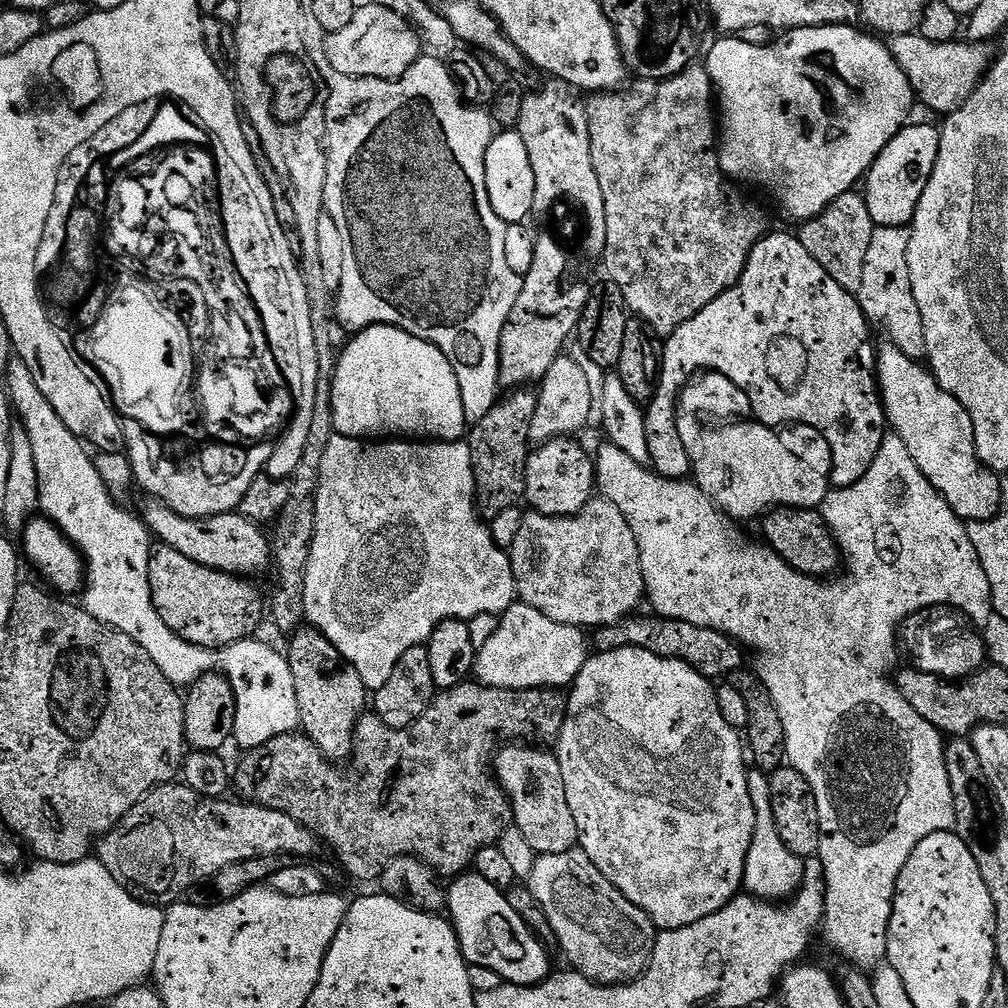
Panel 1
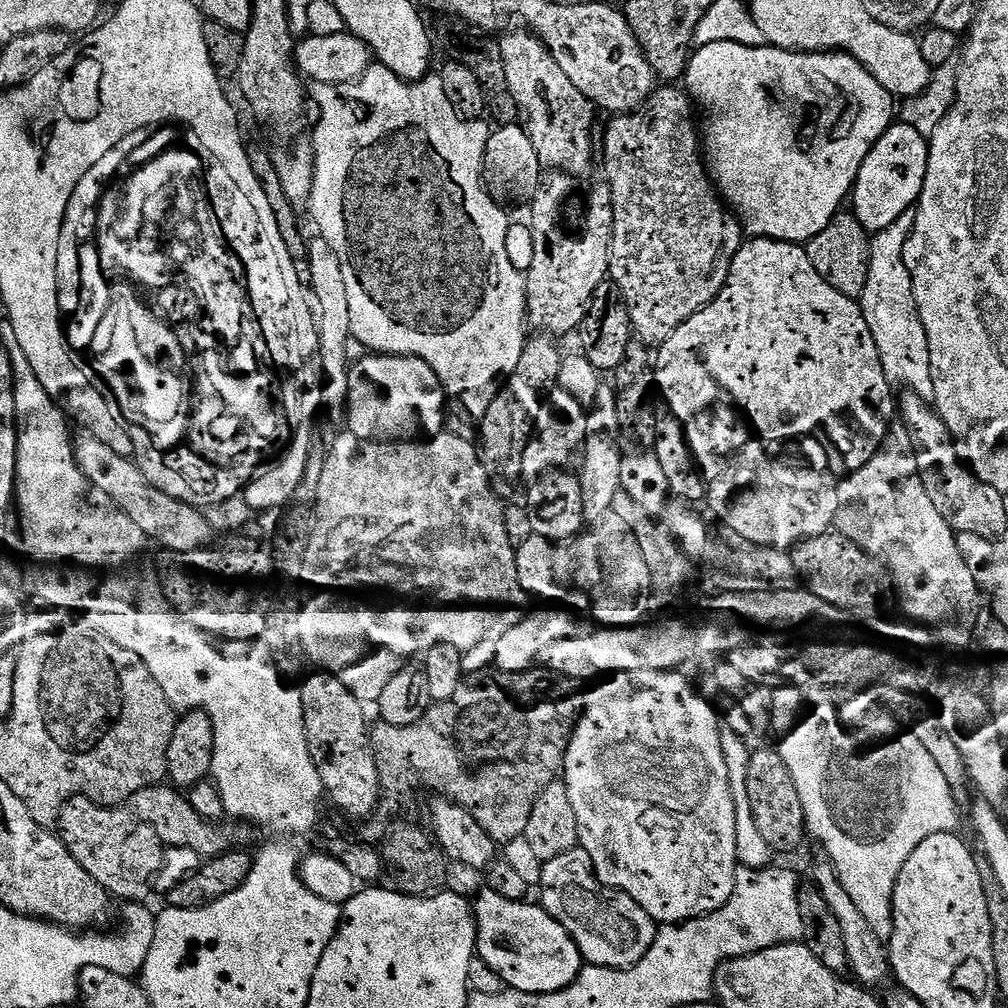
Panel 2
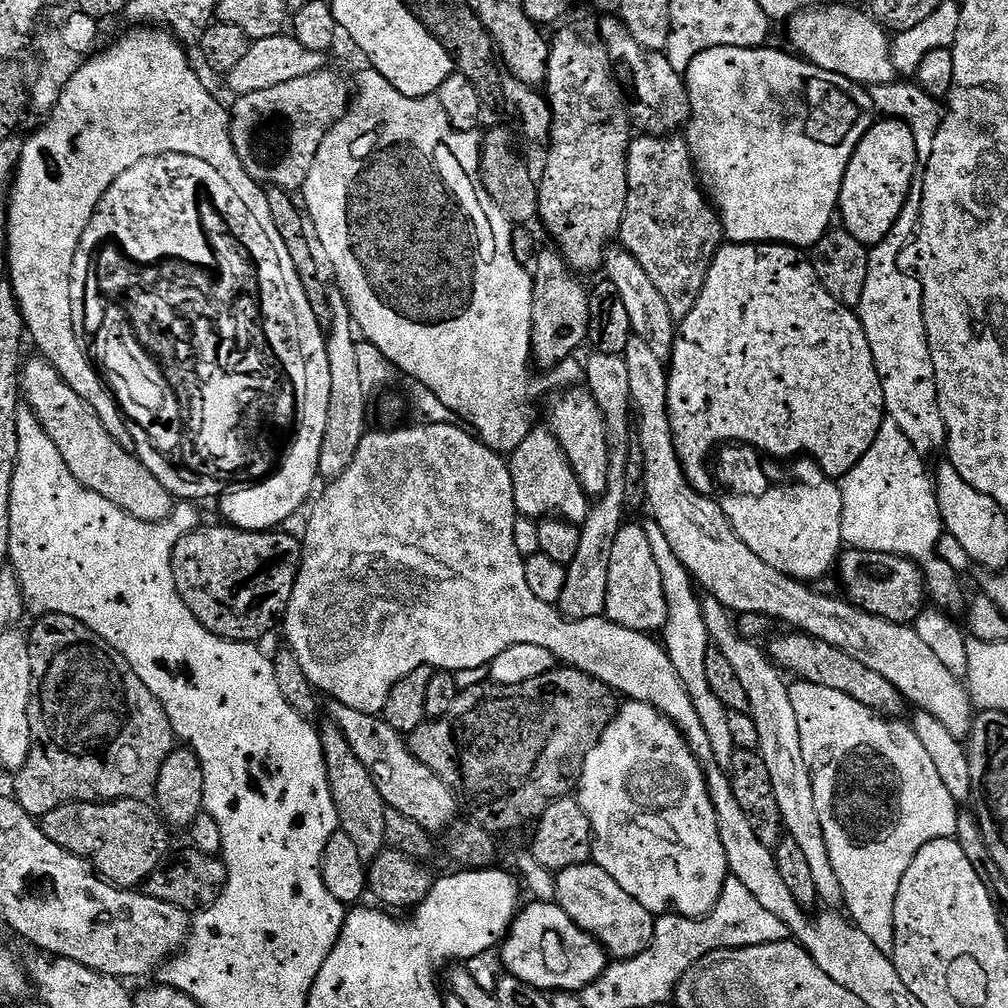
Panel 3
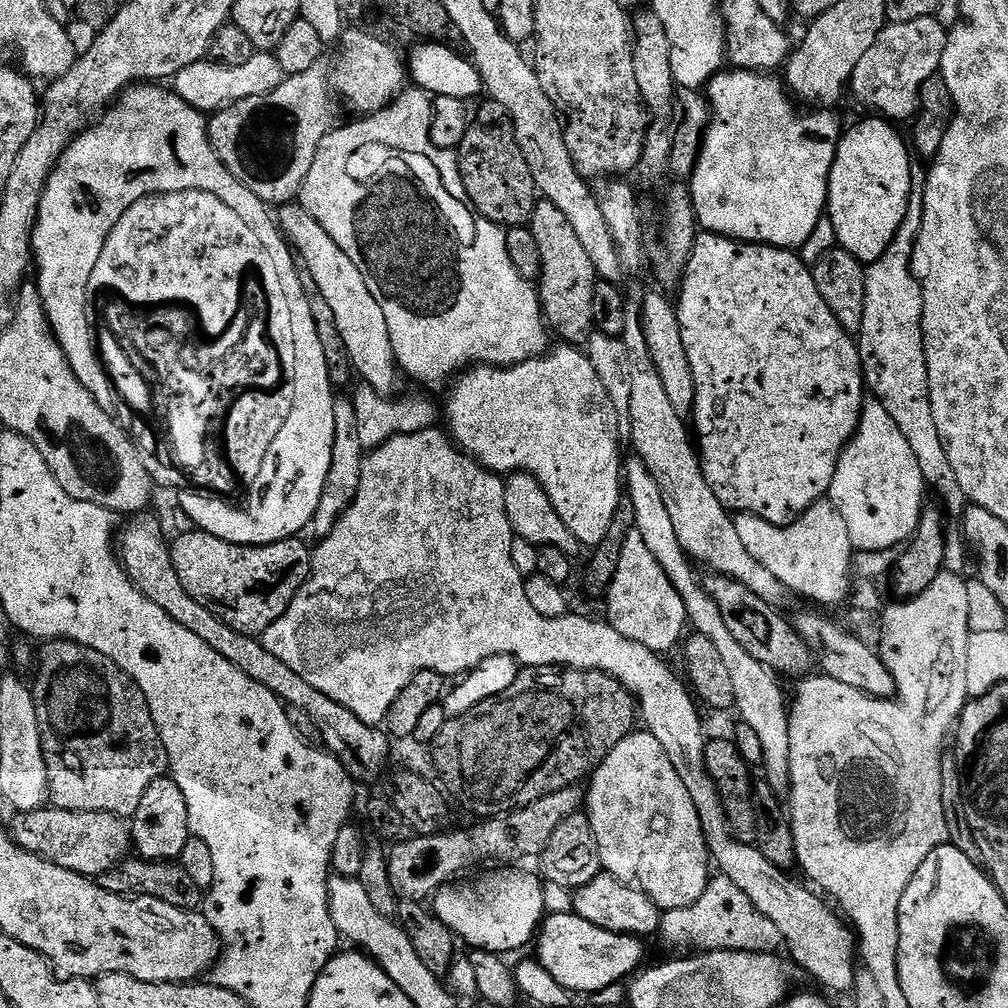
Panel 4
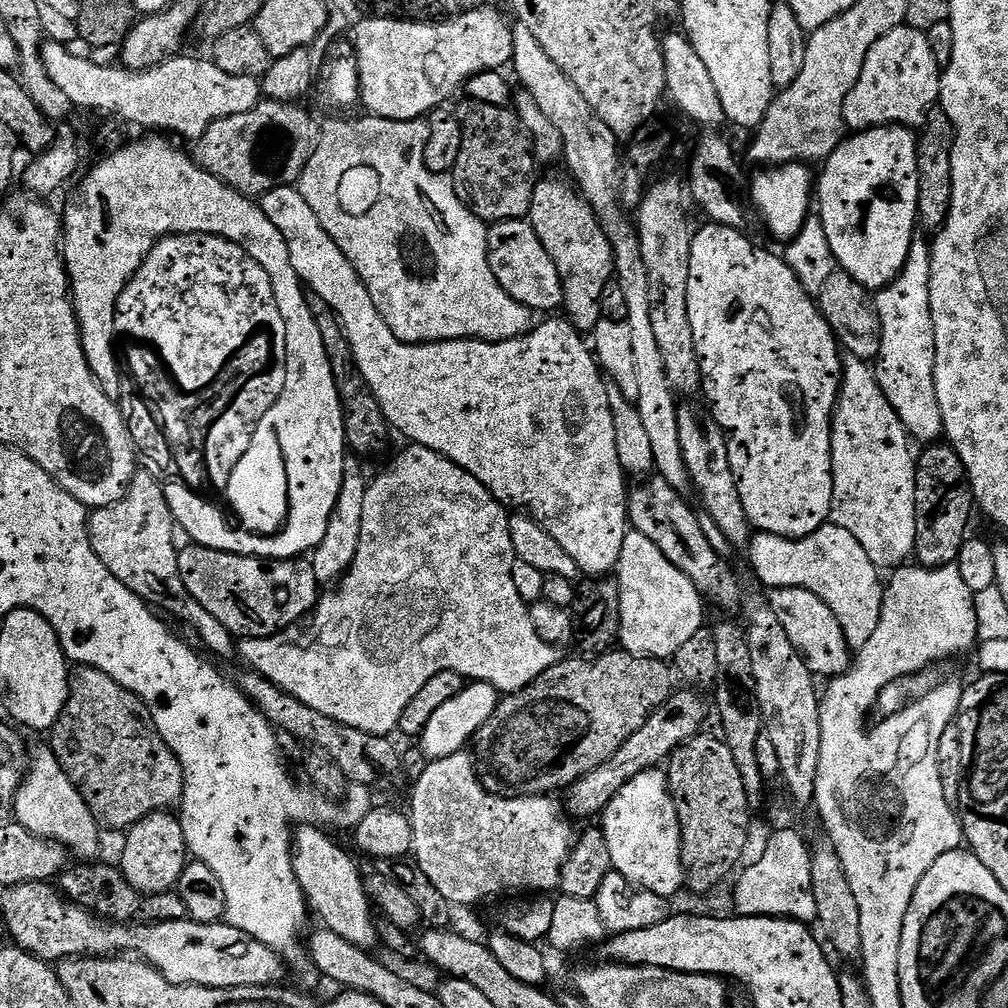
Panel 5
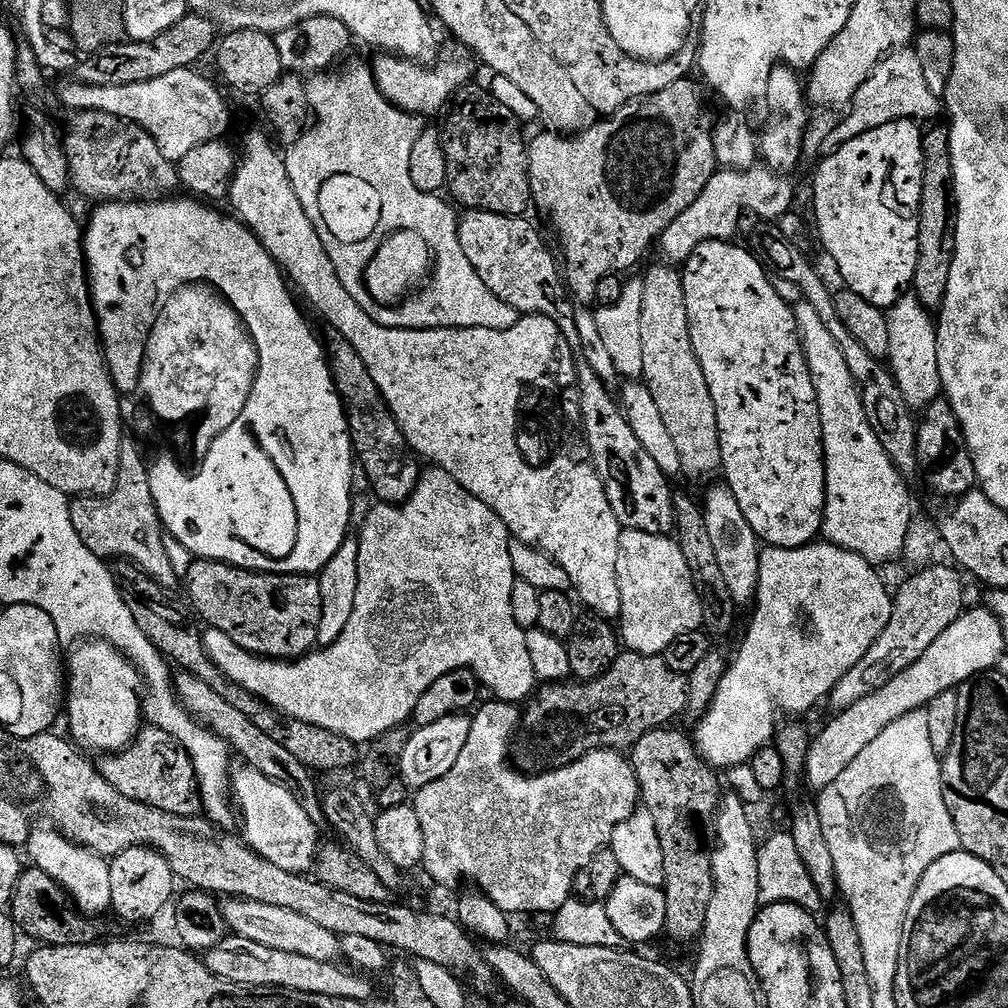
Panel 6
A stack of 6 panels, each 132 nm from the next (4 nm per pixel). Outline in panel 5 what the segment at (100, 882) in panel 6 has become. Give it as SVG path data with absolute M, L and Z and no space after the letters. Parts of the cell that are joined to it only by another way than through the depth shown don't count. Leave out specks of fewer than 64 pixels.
M51 747L32 748L30 752L30 771L24 775L24 781L16 791L15 823L21 824L30 834L42 837L43 840L54 840L64 845L73 857L84 862L97 859L100 852L101 825L90 806L82 798L80 789L62 770Z

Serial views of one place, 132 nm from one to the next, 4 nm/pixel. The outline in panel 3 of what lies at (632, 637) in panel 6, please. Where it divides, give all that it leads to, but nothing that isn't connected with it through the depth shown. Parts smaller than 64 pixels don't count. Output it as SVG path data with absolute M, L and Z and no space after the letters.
M625 523L618 530L610 558L606 616L618 626L649 634L659 633L668 617L668 596L662 590L662 574L658 574L658 562L654 562L654 550L650 550L650 538L646 538L639 523Z

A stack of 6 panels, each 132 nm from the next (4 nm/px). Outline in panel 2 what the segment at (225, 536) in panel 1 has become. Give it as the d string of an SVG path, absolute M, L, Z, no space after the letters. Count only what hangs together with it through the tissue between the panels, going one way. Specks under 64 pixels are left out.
M80 434L80 437L77 435L74 445L77 466L89 482L108 494L126 516L146 534L146 538L153 545L161 544L161 549L169 552L189 552L195 548L205 547L213 539L214 531L203 511L155 489L143 476L134 459L114 454L110 446L87 434Z

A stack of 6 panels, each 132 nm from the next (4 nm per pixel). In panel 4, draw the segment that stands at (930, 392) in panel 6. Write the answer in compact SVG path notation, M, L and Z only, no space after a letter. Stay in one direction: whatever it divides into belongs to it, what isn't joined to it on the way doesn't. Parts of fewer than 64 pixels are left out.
M916 186L908 199L906 218L896 232L894 242L880 260L867 265L864 273L866 306L858 333L858 347L867 391L882 402L898 430L906 434L906 442L910 442L910 450L914 450L918 466L922 466L925 485L940 495L947 519L960 522L966 511L966 497L962 486L958 486L944 440L934 422L924 349L924 291L920 288L920 281L912 275L912 255L922 230L923 213L924 189Z

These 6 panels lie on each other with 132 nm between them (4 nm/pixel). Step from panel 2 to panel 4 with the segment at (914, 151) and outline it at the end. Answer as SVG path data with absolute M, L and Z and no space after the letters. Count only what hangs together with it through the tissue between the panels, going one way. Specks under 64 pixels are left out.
M883 118L864 120L852 129L845 131L836 148L836 157L828 175L827 219L832 219L832 228L836 231L836 240L843 251L849 252L855 260L867 266L876 263L894 242L896 232L902 226L908 209L908 199L914 187L912 181L913 153L907 139L900 137L895 123Z

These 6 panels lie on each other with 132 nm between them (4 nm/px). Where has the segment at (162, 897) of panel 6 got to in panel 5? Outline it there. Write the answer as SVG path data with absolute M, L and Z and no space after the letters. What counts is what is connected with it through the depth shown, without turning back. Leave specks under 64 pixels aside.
M171 811L152 812L137 824L127 829L124 840L124 853L120 856L118 867L124 873L126 882L134 890L145 896L173 891L182 878L182 870L190 862L184 831L179 819Z

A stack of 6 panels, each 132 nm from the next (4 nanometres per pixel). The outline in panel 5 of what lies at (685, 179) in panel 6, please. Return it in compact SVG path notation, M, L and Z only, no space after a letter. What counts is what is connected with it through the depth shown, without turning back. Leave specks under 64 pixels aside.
M537 179L527 219L534 234L538 234L538 242L546 246L546 254L554 258L554 266L558 266L564 282L563 315L579 332L591 334L602 319L602 290L606 290L614 276L612 247L588 201L565 180Z

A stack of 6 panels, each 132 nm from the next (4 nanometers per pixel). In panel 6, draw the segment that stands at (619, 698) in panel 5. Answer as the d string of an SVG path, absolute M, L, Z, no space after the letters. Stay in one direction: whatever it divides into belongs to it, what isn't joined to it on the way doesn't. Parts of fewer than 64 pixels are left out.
M624 650L614 666L596 680L552 682L541 687L527 701L528 709L523 709L522 727L510 756L523 773L556 771L591 751L631 749L646 733L671 725L675 716L683 717L687 706L687 676L670 670L663 655L643 656Z

